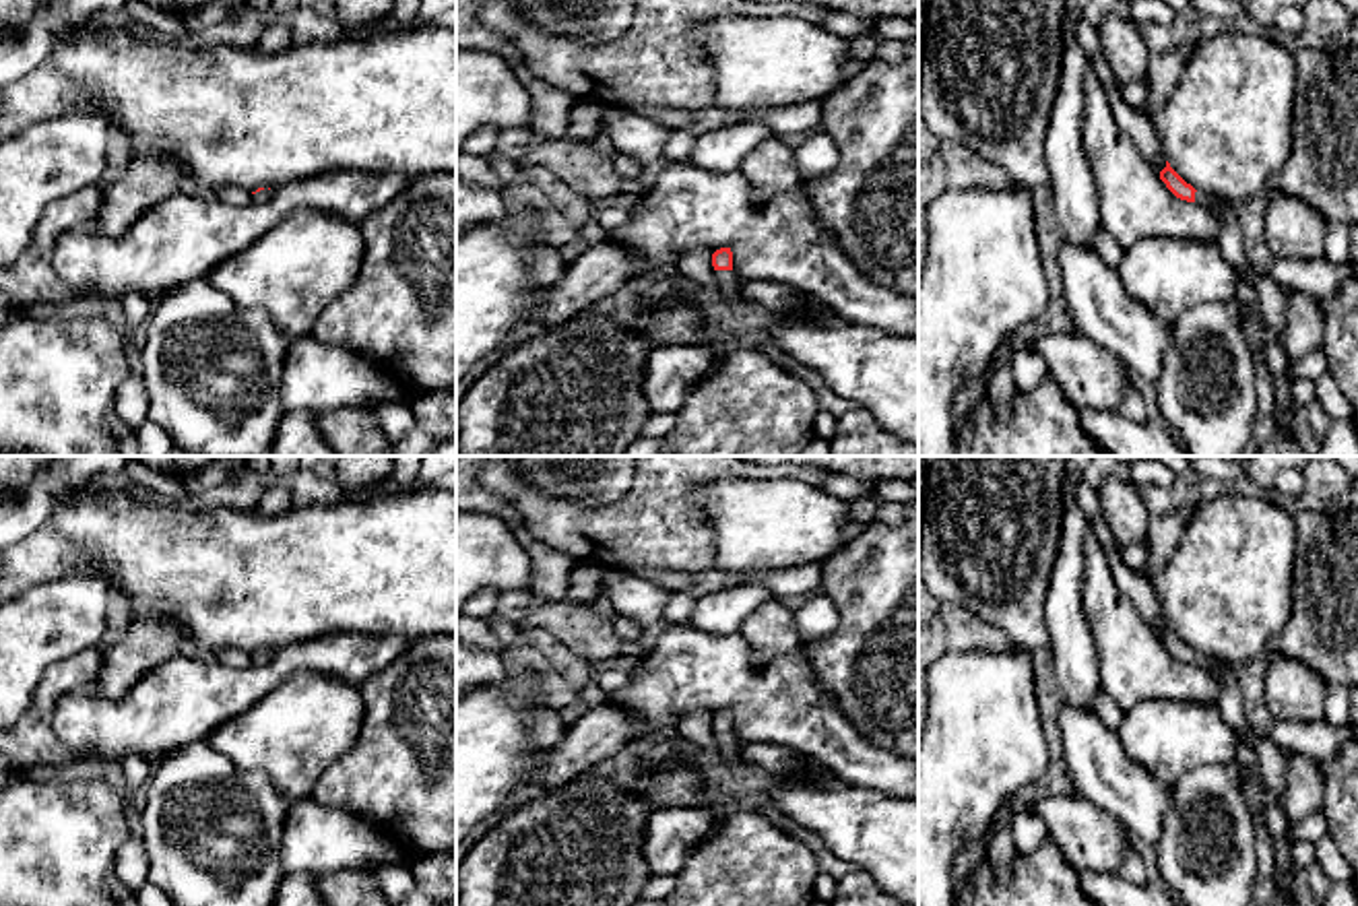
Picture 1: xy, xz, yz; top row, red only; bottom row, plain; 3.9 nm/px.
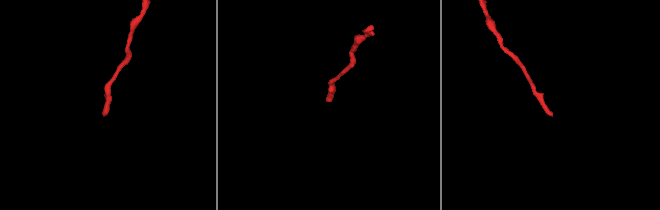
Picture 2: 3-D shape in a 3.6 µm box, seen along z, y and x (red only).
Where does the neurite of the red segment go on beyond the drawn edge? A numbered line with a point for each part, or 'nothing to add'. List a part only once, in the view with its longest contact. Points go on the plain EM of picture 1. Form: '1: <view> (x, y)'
1: xz (729, 746)

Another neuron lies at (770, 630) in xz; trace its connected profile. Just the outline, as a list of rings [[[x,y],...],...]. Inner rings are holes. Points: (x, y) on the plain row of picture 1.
[[[774,596],[749,615],[739,632],[757,650],[762,660],[788,654],[801,646],[795,611]]]

